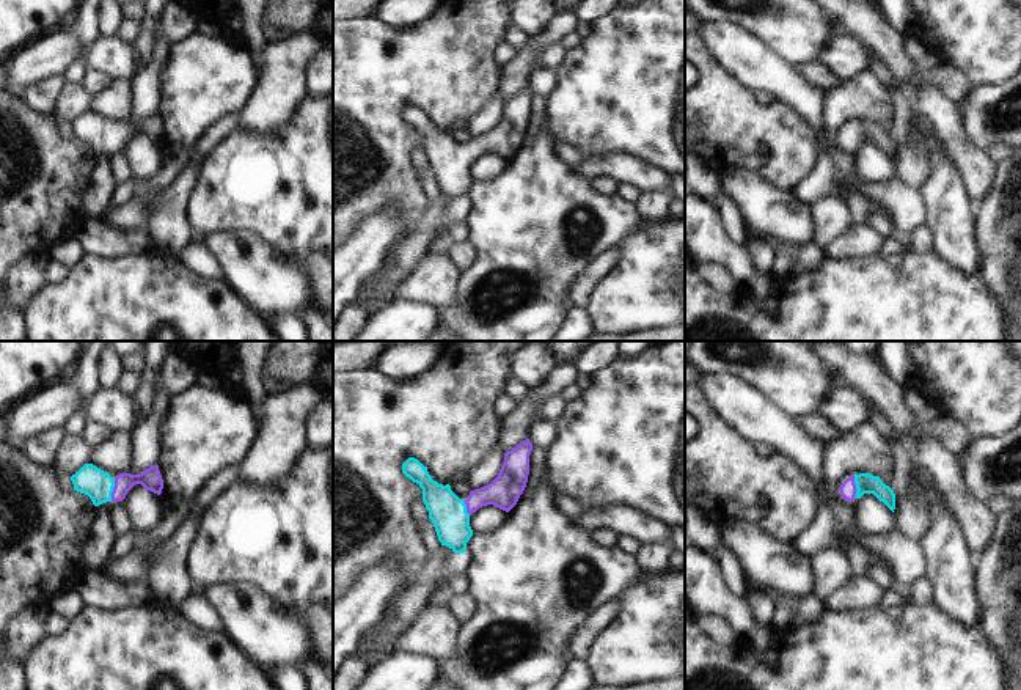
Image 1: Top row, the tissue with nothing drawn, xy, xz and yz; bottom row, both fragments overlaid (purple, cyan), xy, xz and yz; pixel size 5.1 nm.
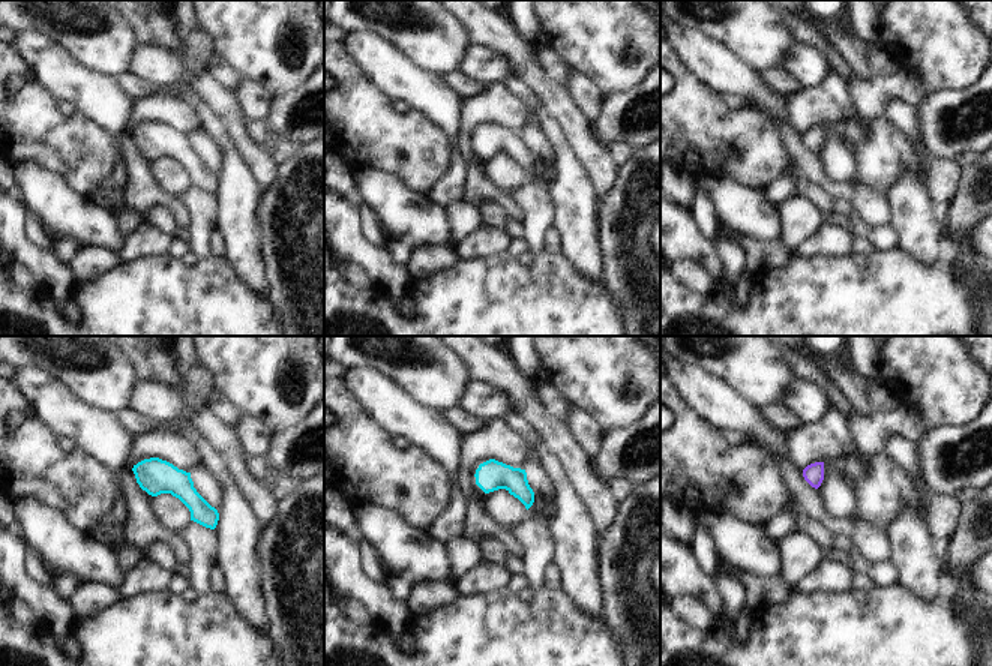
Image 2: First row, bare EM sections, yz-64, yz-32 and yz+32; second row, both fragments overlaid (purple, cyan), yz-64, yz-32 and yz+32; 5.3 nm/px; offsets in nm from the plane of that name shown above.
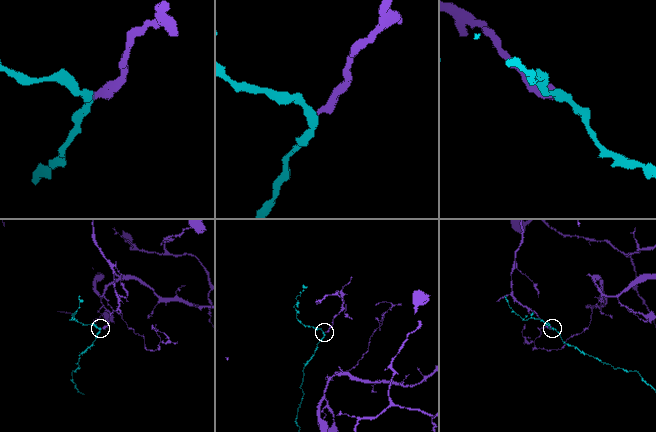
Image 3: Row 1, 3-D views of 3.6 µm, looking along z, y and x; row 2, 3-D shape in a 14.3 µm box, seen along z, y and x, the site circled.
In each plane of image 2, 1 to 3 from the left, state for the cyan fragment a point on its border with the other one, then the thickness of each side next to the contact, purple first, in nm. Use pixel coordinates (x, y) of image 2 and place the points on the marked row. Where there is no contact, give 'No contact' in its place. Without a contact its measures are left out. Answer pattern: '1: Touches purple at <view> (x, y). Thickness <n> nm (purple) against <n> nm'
1: No contact
2: No contact
3: No contact.

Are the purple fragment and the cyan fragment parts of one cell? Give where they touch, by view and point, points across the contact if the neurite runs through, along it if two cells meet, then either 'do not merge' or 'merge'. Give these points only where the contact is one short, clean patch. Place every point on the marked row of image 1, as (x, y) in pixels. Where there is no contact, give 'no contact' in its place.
contact xy (113, 489); way xy (151, 480), (129, 480), (113, 489), (101, 488), (90, 480); merge

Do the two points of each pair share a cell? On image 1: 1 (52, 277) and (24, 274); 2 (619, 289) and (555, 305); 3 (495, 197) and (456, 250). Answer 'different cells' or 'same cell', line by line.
1: different cells
2: different cells
3: different cells

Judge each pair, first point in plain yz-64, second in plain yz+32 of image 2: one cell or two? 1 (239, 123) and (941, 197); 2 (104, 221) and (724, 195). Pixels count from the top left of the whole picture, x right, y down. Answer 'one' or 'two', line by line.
1: one
2: one

